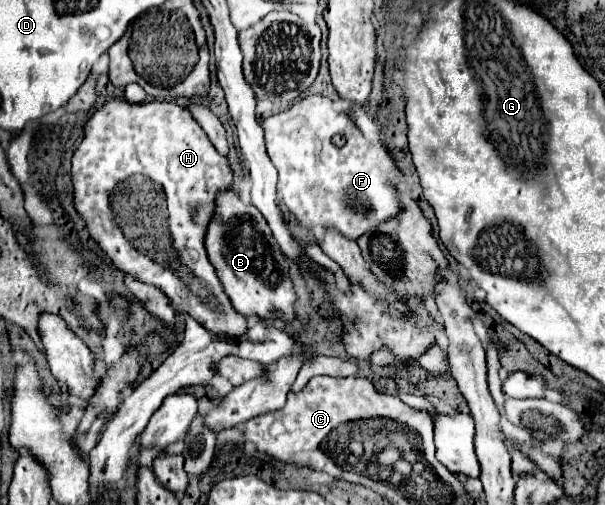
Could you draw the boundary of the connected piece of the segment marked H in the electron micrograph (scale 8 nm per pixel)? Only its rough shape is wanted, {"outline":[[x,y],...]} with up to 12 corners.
{"outline":[[106,102],[72,156],[118,270],[242,334],[202,246],[228,158],[190,110]]}

